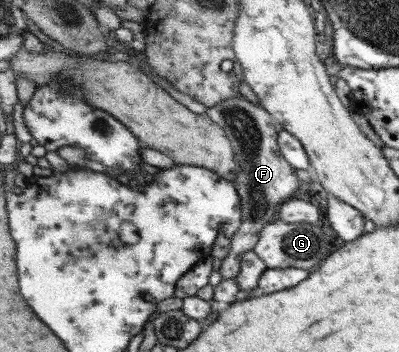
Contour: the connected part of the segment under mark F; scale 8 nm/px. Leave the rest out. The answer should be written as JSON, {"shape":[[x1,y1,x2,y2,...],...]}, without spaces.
{"shape":[[239,95,208,108,207,113,230,137,238,160,238,176,233,182,242,198,243,223,235,235,231,236,231,250,222,259,219,270,223,278,236,279,241,272,243,253,255,248,262,229,274,222,271,221,271,214,277,213,283,199,287,201,301,189,301,180,281,155,277,143,278,132,269,125,269,112,261,105,255,105]]}

